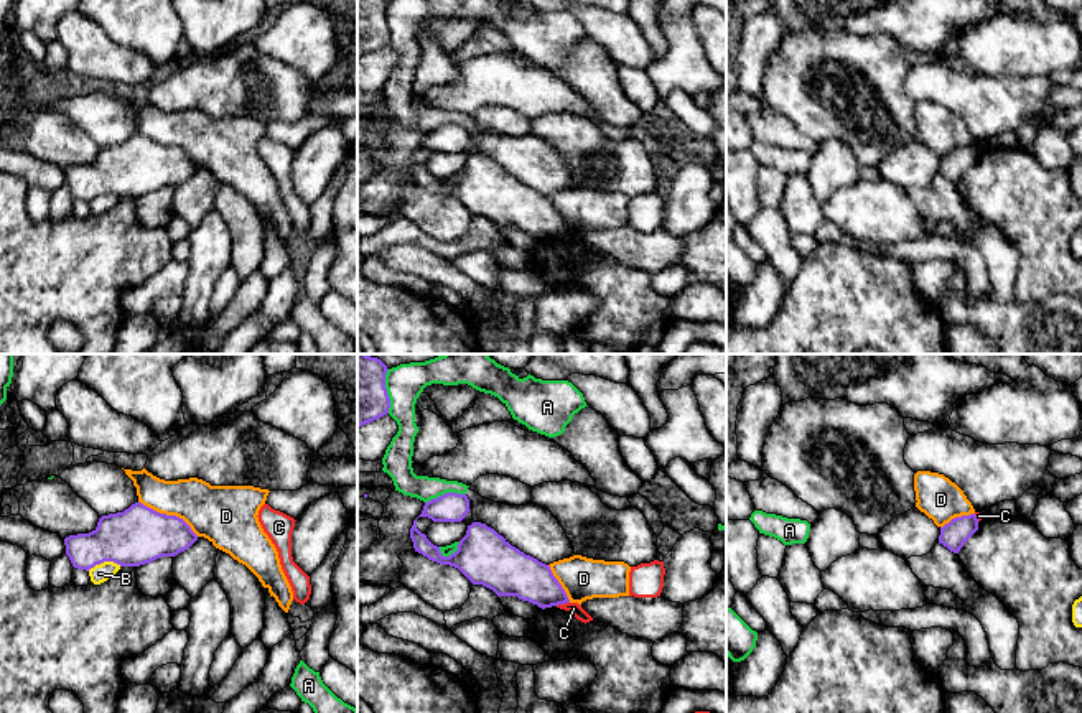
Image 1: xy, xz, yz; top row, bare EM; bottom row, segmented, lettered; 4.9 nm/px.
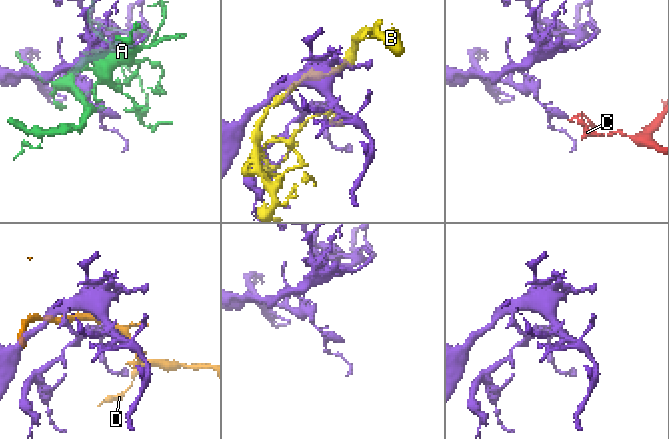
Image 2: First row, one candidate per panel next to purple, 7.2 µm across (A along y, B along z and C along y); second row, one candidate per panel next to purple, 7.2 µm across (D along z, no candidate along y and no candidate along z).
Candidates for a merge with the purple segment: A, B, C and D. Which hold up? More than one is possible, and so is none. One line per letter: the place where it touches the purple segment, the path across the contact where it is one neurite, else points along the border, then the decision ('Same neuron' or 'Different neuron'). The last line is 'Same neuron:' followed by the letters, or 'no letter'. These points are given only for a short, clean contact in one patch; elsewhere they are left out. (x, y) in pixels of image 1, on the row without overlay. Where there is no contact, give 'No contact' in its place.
A: Touches purple at xz (386, 22). Different neuron
B: Touches purple at xy (104, 191). Different neuron
C: Touches purple at xz (562, 234). Boundary: xz (568, 233), (557, 237). Different neuron
D: Touches purple at xy (168, 147). Different neuron
Same neuron: no letter

